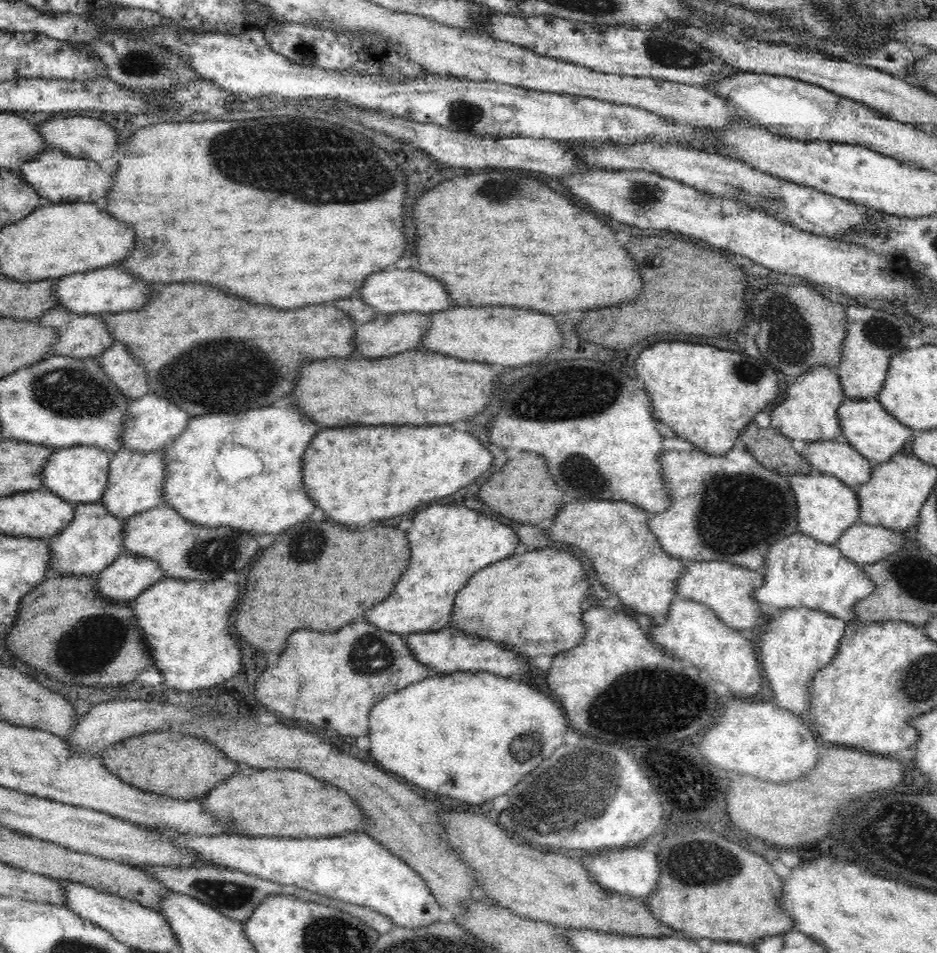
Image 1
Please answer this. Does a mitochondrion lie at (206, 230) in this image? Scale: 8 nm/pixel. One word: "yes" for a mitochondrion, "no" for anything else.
no

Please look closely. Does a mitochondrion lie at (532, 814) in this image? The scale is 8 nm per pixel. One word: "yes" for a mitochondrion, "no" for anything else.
yes

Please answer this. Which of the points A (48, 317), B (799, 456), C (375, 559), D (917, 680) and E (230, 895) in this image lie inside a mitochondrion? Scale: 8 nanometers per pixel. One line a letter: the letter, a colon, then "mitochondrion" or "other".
A: other
B: other
C: other
D: mitochondrion
E: mitochondrion

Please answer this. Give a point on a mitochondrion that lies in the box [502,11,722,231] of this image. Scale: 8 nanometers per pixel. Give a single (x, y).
(665, 52)

